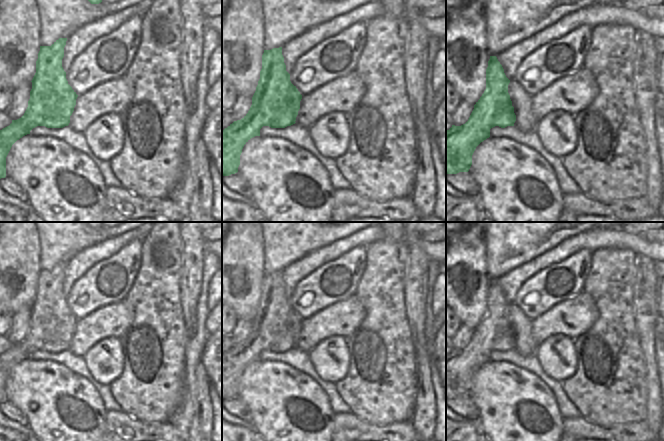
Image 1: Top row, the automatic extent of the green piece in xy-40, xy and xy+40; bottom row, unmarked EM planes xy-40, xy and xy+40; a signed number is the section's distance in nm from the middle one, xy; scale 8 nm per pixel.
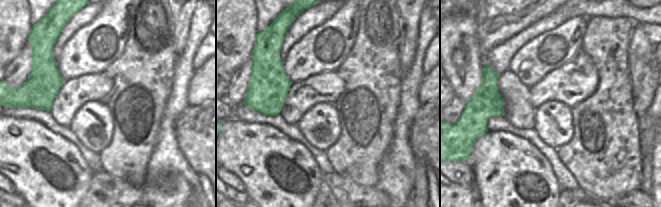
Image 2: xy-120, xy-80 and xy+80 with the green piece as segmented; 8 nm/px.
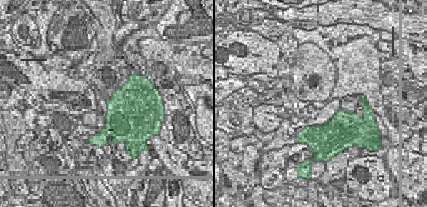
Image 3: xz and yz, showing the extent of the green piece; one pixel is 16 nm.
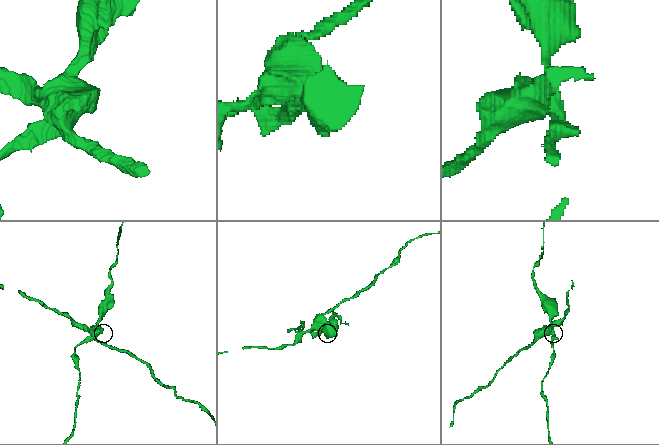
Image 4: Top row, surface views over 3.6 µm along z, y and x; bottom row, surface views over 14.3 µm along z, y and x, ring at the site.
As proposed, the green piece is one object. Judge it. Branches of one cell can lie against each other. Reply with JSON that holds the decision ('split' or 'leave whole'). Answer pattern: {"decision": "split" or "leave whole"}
{"decision": "split"}

